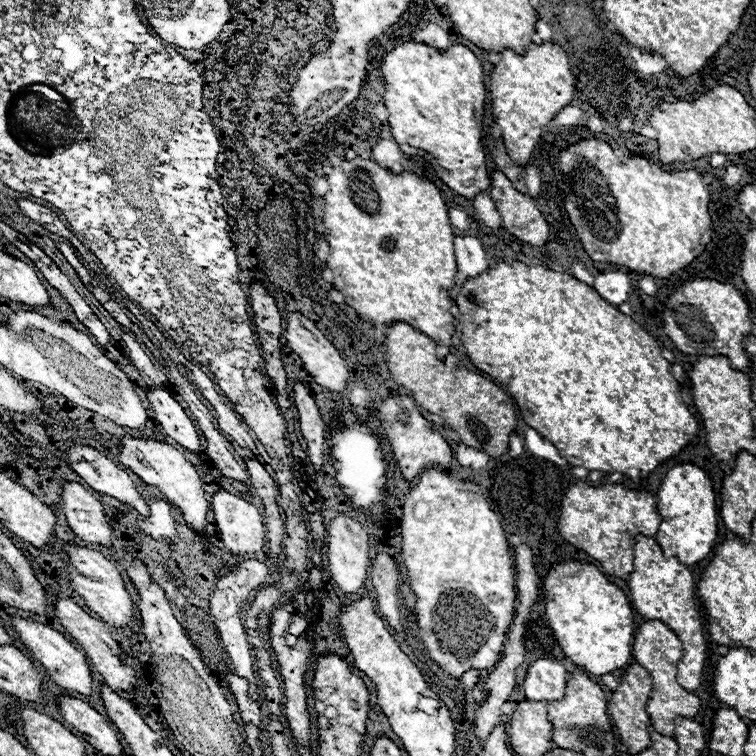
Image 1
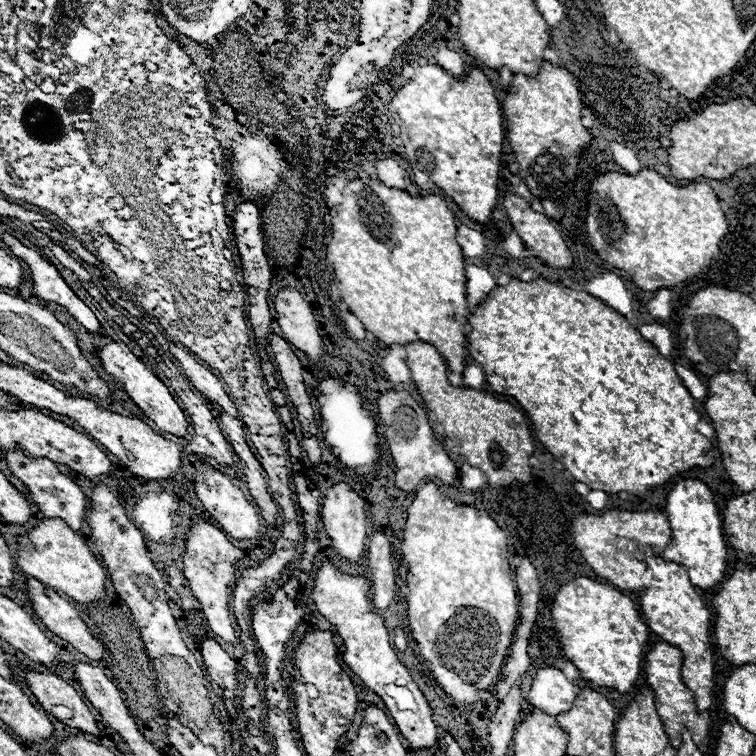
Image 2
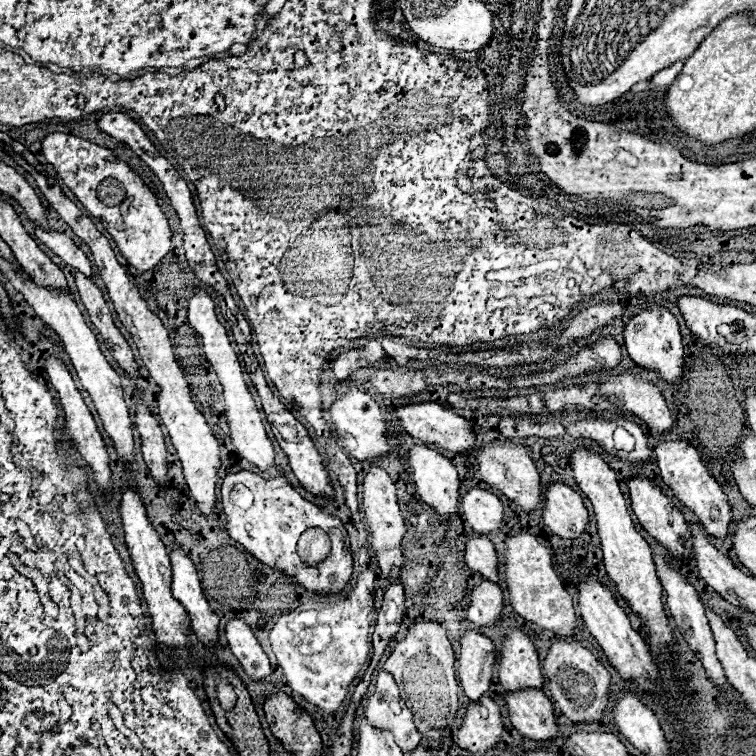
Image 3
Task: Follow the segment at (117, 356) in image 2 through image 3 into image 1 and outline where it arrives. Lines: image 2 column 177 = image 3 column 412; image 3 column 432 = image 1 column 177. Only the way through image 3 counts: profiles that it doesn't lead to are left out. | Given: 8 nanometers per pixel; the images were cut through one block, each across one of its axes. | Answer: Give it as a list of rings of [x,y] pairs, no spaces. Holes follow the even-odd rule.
[[[148,388],[146,396],[150,400],[150,408],[154,412],[154,418],[158,420],[160,428],[166,436],[176,440],[180,446],[184,446],[190,452],[202,452],[200,434],[194,426],[194,422],[186,416],[184,408],[166,392],[158,388]]]

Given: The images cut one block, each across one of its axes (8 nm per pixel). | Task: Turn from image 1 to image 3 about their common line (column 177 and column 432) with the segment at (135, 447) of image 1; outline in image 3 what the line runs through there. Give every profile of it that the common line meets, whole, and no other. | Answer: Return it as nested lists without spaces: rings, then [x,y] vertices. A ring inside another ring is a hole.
[[[412,444],[406,458],[414,472],[420,500],[436,508],[440,516],[458,512],[460,480],[452,462],[436,450],[420,444]]]

